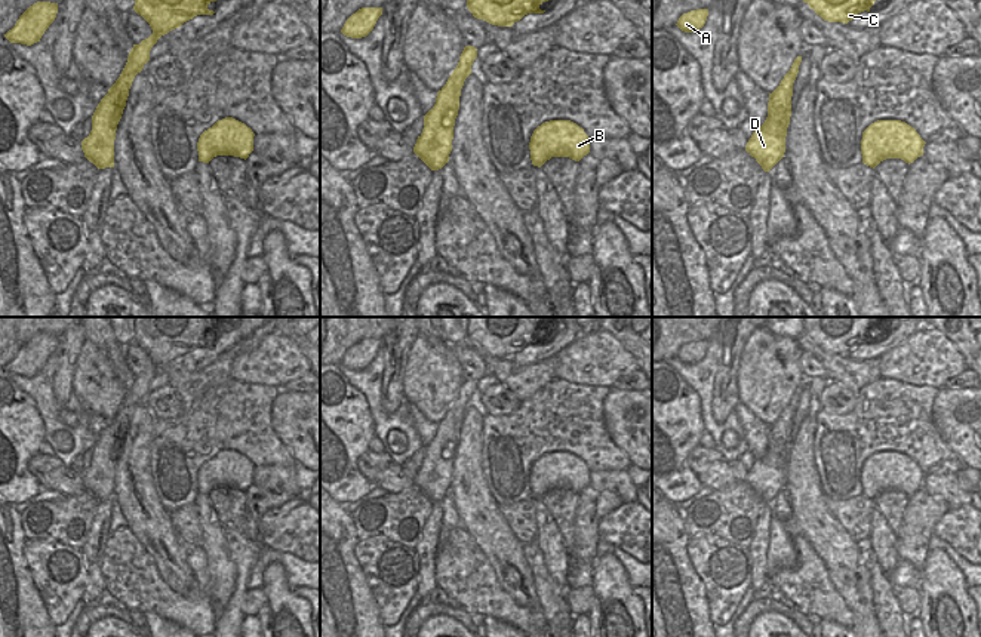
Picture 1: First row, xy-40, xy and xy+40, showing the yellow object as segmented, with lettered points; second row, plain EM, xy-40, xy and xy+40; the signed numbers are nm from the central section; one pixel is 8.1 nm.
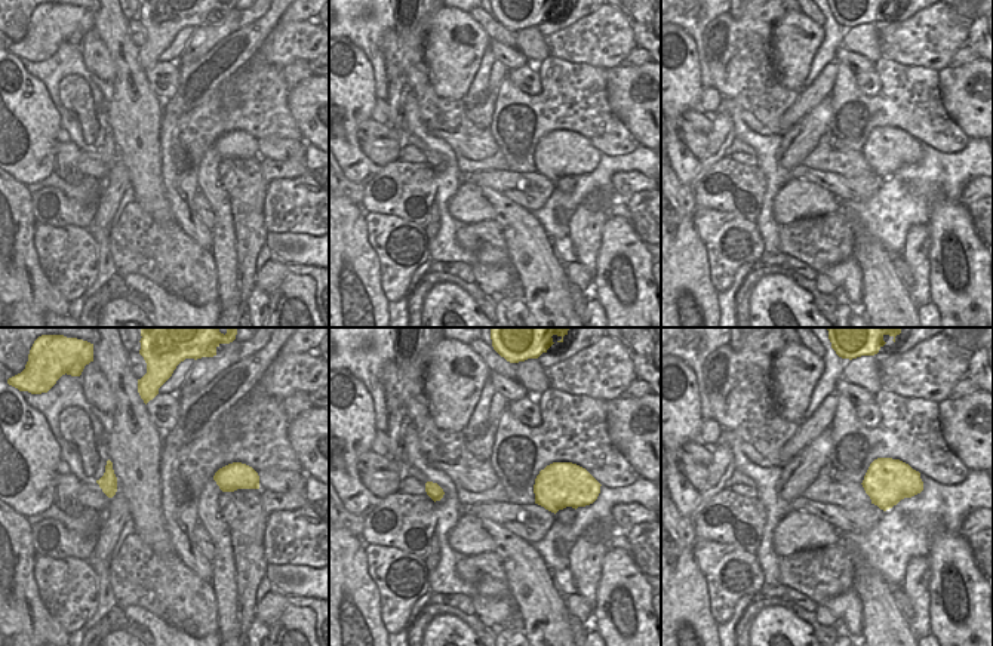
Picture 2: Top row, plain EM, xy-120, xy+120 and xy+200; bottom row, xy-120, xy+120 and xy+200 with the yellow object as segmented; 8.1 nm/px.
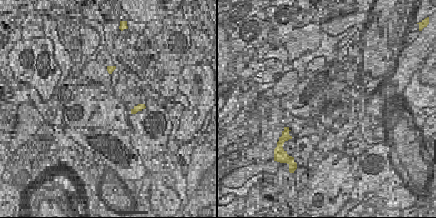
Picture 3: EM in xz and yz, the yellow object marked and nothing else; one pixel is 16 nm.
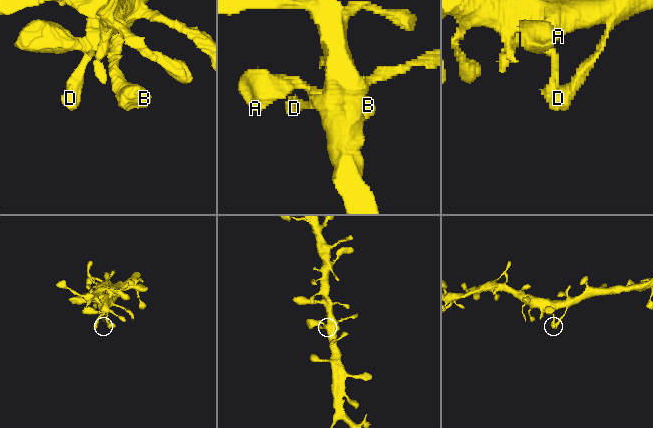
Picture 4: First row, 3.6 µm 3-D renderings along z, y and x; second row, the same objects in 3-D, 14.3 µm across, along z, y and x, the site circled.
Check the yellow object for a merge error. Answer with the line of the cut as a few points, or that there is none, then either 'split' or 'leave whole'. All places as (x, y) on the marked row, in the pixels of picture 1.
cut none; leave whole

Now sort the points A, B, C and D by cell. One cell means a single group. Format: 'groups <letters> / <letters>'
groups A B C D

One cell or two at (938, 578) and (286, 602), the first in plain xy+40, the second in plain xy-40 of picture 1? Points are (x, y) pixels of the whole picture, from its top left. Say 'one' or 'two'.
one

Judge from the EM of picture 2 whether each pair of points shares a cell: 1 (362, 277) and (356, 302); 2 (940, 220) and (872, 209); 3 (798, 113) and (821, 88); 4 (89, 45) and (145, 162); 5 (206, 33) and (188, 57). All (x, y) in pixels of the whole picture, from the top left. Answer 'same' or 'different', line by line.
1: same
2: different
3: same
4: different
5: same

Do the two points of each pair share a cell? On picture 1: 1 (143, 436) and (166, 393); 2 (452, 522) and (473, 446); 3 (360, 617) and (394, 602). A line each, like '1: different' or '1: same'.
1: different
2: different
3: different

